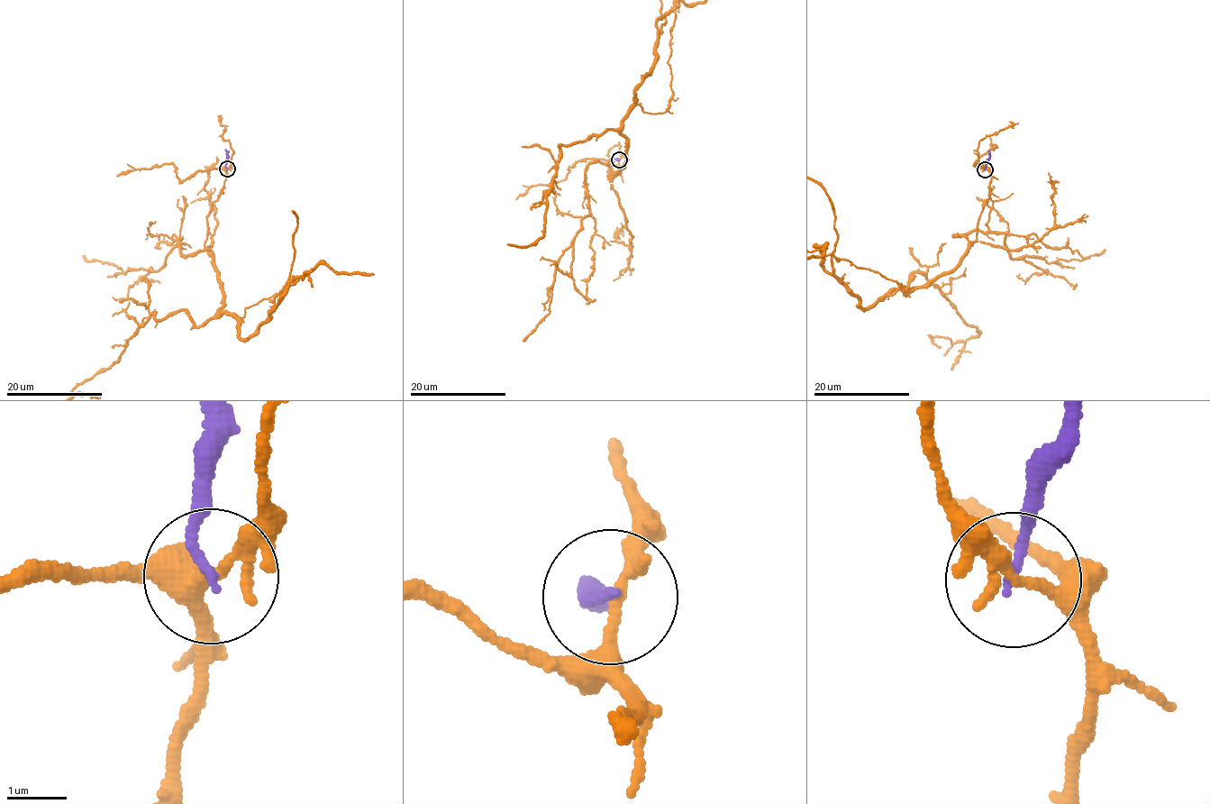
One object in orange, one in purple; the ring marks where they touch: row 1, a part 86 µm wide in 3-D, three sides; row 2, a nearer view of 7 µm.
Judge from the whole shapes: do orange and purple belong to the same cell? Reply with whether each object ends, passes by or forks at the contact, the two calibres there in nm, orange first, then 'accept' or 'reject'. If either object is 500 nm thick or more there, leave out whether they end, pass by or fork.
orange forks there; purple ends there; 160 nm thick on the orange side, 150 nm on the other; reject

